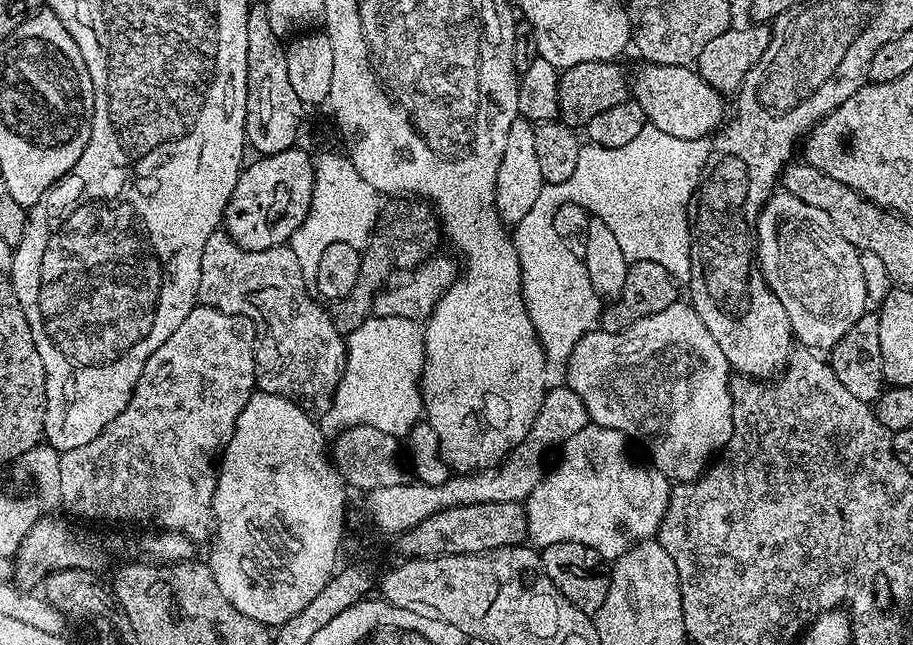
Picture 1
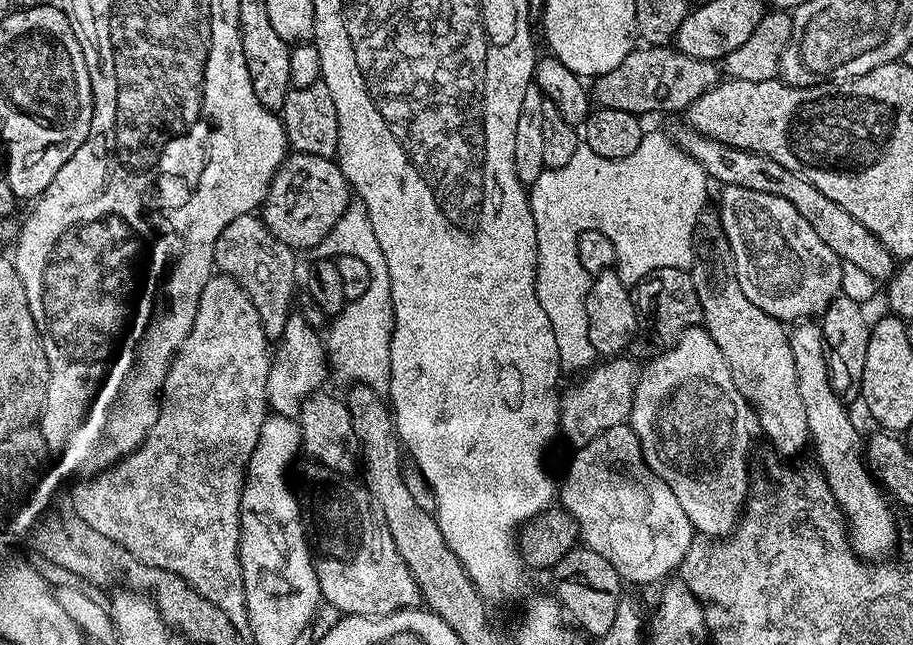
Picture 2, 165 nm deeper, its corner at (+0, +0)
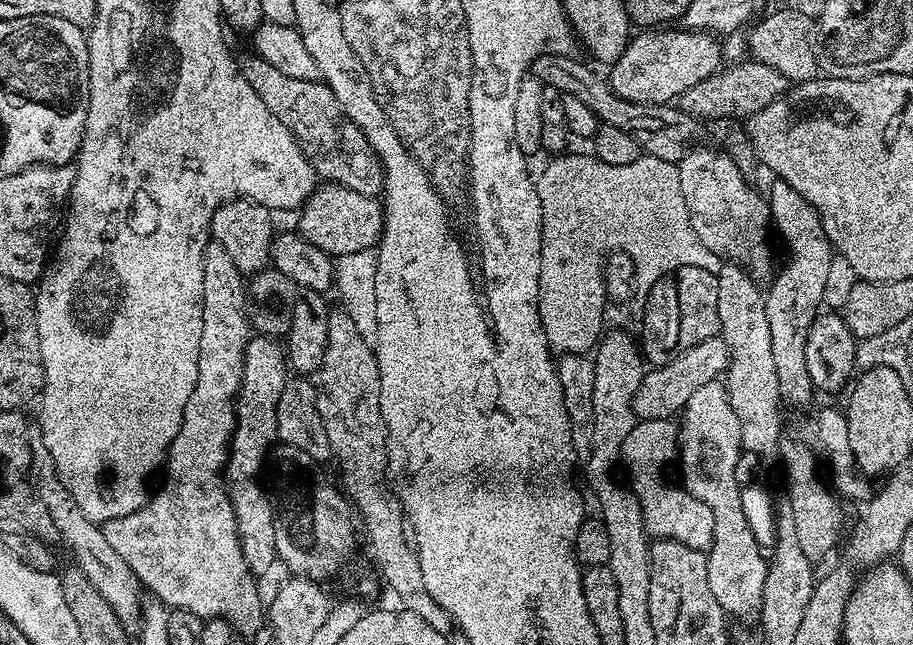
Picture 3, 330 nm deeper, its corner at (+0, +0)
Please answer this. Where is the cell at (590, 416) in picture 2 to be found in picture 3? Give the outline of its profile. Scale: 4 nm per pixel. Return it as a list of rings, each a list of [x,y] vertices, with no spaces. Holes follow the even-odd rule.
[[[719,335],[706,338],[706,342],[702,342],[698,346],[694,346],[690,350],[686,350],[681,356],[676,356],[669,364],[661,364],[653,367],[651,370],[645,371],[644,380],[638,386],[638,394],[634,398],[634,414],[637,421],[642,420],[667,420],[683,413],[686,402],[690,400],[690,394],[694,394],[694,390],[706,386],[713,382],[719,381],[728,370],[728,347],[726,342],[720,339]]]

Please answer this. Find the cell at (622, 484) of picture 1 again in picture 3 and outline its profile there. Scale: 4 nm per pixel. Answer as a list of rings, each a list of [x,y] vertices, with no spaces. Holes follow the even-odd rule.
[[[671,419],[639,421],[624,443],[622,464],[628,467],[628,476],[632,479],[630,487],[640,500],[649,537],[682,542],[706,554],[714,542],[714,514],[682,486],[675,488],[664,473],[664,467],[678,456],[678,428],[672,423]]]

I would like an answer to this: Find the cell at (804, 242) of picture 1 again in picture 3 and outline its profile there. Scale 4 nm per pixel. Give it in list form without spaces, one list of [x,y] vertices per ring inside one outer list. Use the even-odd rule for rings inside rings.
[[[693,146],[684,155],[684,159],[679,161],[678,167],[682,198],[686,198],[686,210],[690,214],[690,226],[694,226],[706,250],[728,262],[743,261],[757,281],[767,281],[774,272],[772,256],[764,245],[768,228],[770,232],[767,199],[761,193],[759,196],[744,181],[745,173],[727,151]]]

